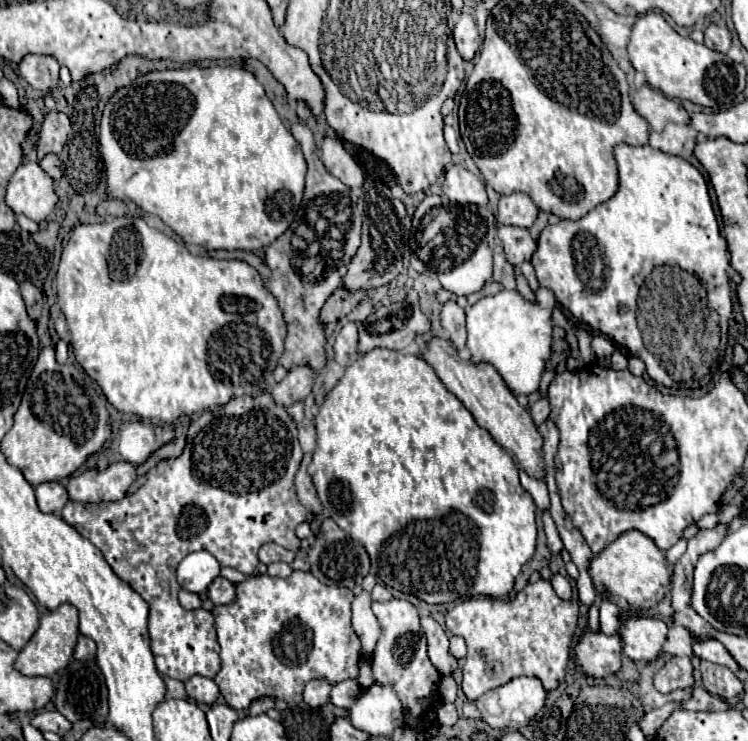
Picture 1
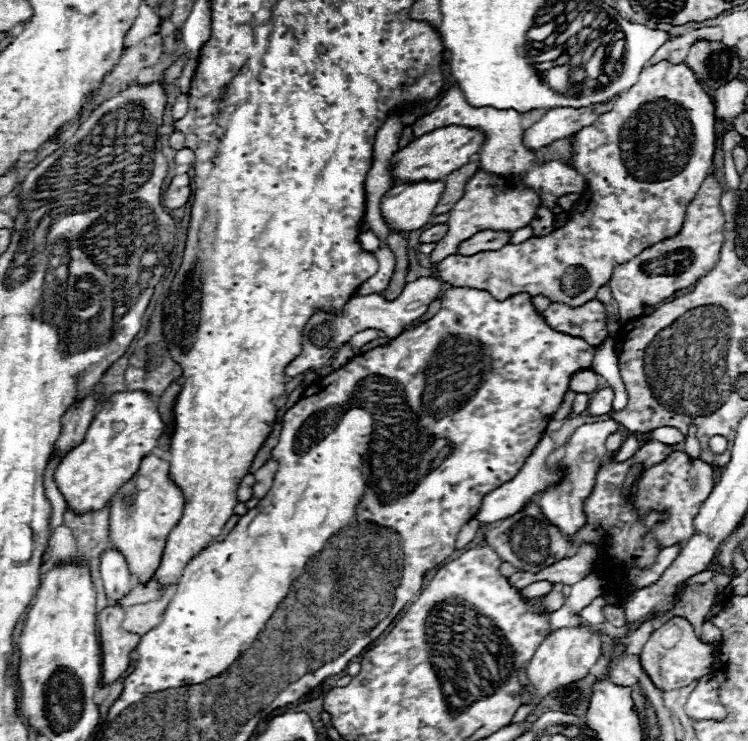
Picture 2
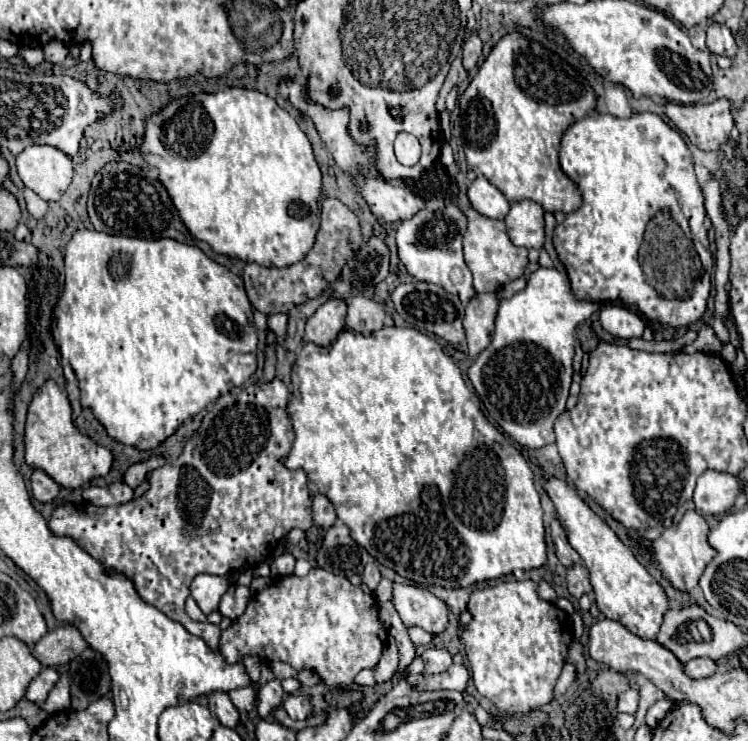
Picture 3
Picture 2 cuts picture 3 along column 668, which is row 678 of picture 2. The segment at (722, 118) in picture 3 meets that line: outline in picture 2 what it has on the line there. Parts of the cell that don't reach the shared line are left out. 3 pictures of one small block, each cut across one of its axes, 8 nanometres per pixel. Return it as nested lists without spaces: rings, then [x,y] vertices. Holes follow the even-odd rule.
[[[108,606],[98,614],[98,632],[102,646],[102,680],[106,686],[126,674],[130,666],[130,652],[140,642],[140,634],[128,634],[122,628],[122,620],[122,606]]]

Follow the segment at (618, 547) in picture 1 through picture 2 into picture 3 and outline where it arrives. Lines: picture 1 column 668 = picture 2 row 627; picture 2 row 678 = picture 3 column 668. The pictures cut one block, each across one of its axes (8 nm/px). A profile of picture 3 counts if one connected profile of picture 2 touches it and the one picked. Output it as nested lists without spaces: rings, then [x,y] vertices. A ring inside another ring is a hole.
[[[686,510],[682,520],[670,528],[666,528],[658,540],[654,540],[654,558],[662,570],[662,574],[668,578],[668,582],[678,588],[678,590],[692,590],[704,568],[712,562],[714,558],[714,548],[708,544],[708,522],[704,520],[702,514],[696,510]]]

